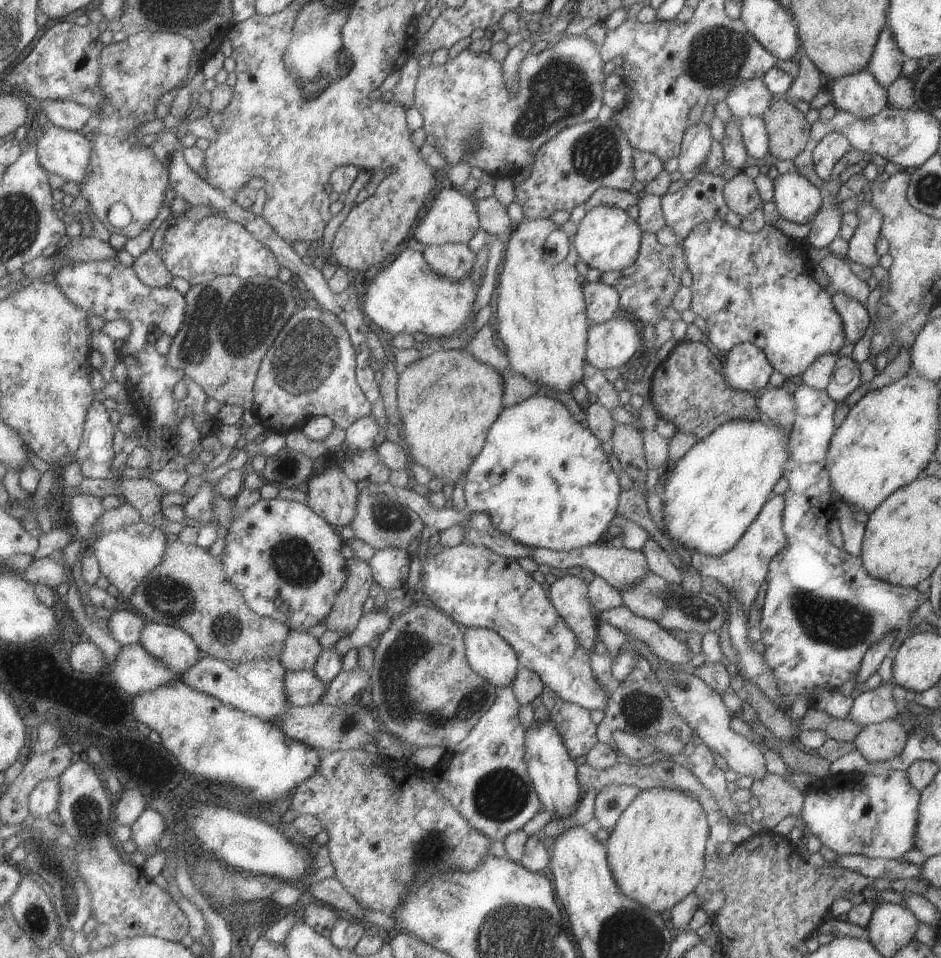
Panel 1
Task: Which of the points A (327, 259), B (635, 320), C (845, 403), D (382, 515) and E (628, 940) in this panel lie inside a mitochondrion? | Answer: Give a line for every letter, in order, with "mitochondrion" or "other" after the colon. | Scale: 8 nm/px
A: other
B: other
C: other
D: mitochondrion
E: mitochondrion

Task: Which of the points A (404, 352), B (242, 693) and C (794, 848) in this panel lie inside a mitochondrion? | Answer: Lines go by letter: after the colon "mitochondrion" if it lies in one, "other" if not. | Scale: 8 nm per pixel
A: other
B: other
C: other

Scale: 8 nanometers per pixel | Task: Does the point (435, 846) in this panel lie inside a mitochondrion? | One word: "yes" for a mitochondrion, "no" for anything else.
yes

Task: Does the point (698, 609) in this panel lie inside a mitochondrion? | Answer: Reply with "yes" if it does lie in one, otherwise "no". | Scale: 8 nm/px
yes

